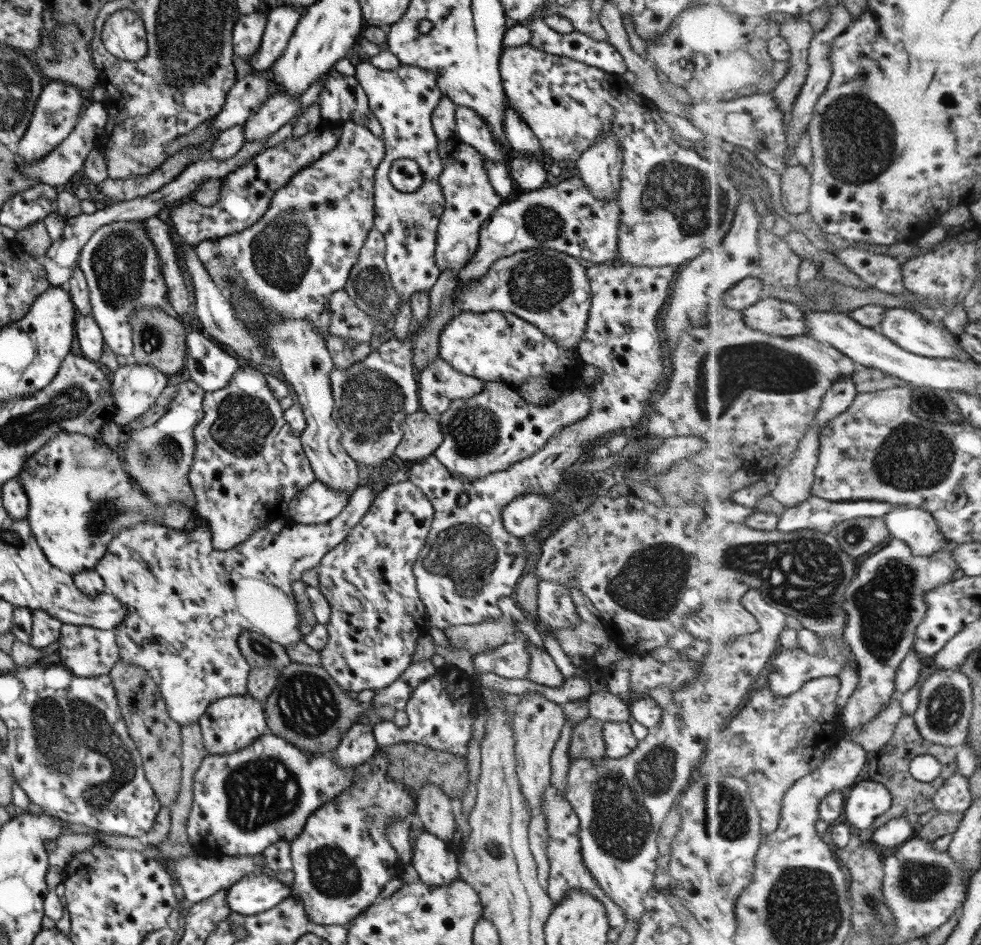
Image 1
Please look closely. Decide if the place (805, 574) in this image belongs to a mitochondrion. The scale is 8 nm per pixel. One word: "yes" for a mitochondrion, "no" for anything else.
yes

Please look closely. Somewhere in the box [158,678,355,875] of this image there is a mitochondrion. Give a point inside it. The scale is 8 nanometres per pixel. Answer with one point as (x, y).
(262, 789)

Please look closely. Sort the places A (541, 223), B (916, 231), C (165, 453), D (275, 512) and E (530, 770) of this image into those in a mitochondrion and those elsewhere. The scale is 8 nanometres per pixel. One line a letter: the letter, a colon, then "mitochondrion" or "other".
A: mitochondrion
B: other
C: mitochondrion
D: other
E: other

